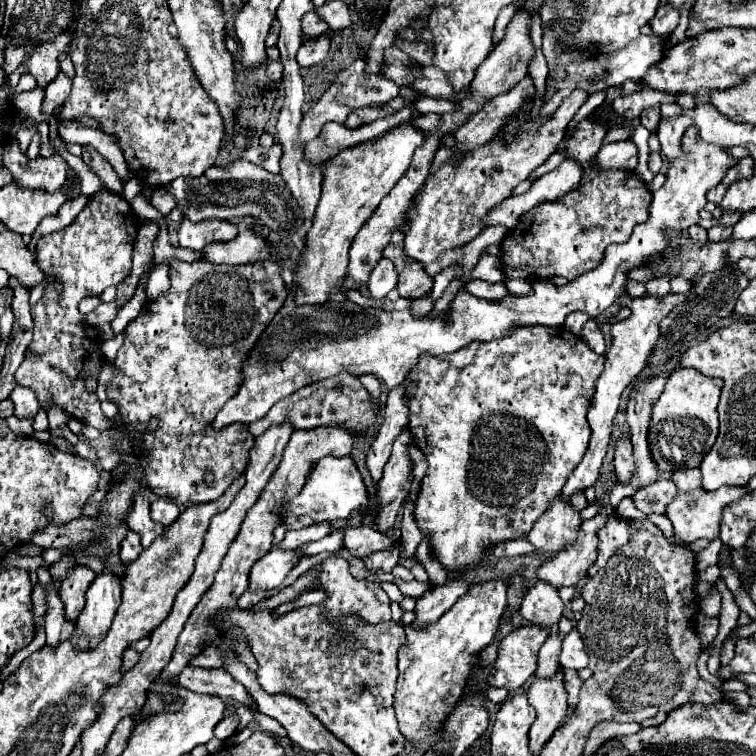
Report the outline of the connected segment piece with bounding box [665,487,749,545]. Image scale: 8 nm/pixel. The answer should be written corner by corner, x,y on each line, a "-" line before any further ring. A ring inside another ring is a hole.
719,487
715,491
703,491
695,489
689,493
677,491
675,499
667,505
665,515
673,523
673,543
675,545
691,545
697,539
707,539
713,541
719,537
719,521
721,521
721,511
727,507
727,503
737,501
739,497
747,495
749,491
745,487

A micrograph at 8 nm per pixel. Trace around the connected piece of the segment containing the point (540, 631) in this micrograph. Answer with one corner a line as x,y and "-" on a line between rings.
525,625
513,629
497,649
497,659
489,675
491,687
519,689
537,669
537,653
545,643
549,631
539,625

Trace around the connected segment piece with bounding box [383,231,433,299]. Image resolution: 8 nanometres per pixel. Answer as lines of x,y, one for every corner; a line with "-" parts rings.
395,231
391,243
385,247
383,257
391,259
393,265
397,267
399,273
399,283
397,283
397,291
401,297
409,297
409,299
423,299
431,295
431,287
433,287
433,279
427,275
427,271
423,269
423,263
413,261
405,251
403,251
403,233

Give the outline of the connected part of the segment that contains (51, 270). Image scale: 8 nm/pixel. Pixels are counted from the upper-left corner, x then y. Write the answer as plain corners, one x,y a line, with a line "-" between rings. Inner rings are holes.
99,191
89,199
85,209
69,227
41,237
35,247
39,267
49,279
61,281
63,293
57,295
55,287
47,285
43,299
33,305
33,341
27,347
25,361
15,373
15,381
33,389
41,407
55,403
71,417
99,429
101,433
115,427
115,421
105,419
95,393
87,393
83,385
83,377
87,373
95,373
101,365
101,339
97,329
81,323
83,315
77,311
77,305
85,297
99,297
105,289
118,285
127,277
137,237
135,219
137,215
125,199
117,197
117,193

